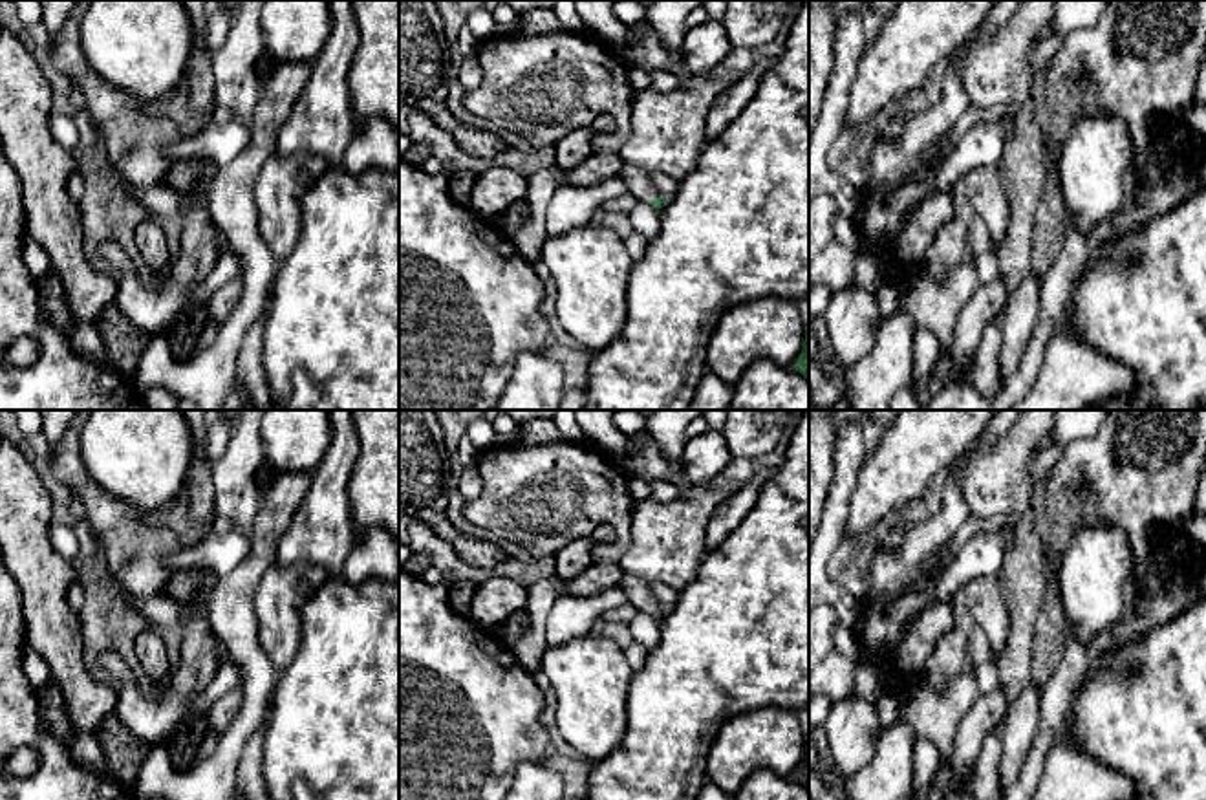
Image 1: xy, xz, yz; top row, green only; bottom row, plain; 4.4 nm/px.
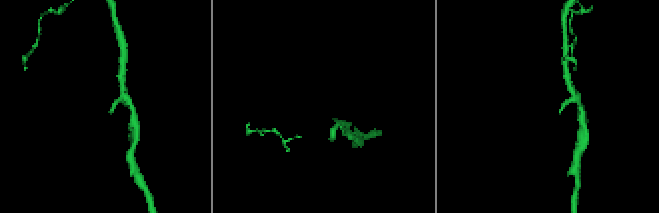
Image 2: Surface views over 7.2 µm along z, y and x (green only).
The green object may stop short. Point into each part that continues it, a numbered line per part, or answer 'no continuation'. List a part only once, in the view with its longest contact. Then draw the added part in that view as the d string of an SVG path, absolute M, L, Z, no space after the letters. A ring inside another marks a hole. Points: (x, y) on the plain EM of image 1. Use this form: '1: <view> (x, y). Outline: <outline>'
1: xz (639, 594). Outline: M624 575L620 588L628 595L628 602L635 606L641 613L651 613L653 608L659 608L657 599L653 597L650 584L639 577Z

